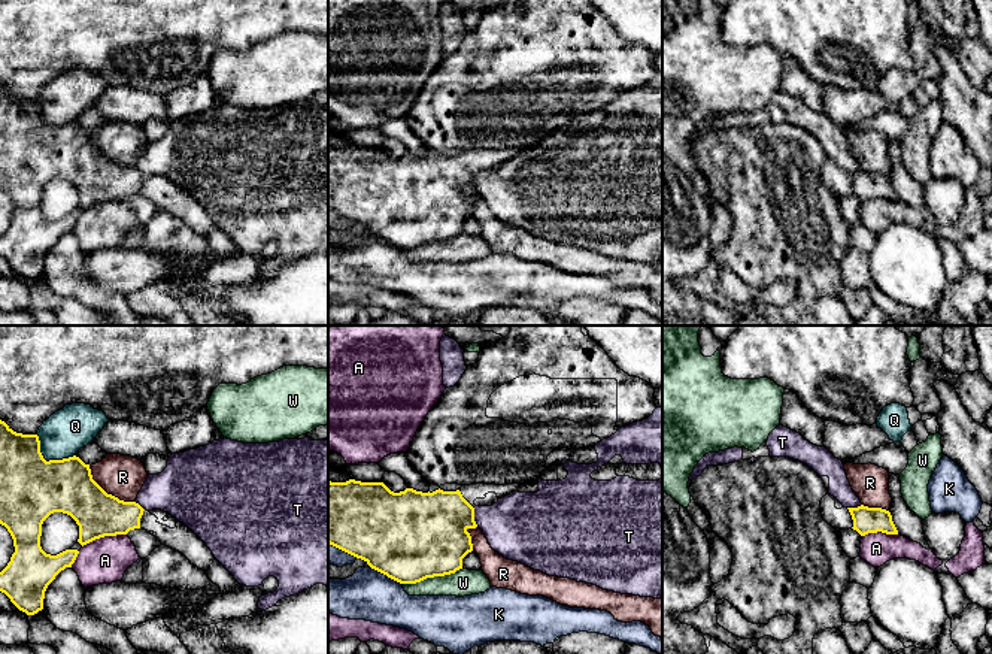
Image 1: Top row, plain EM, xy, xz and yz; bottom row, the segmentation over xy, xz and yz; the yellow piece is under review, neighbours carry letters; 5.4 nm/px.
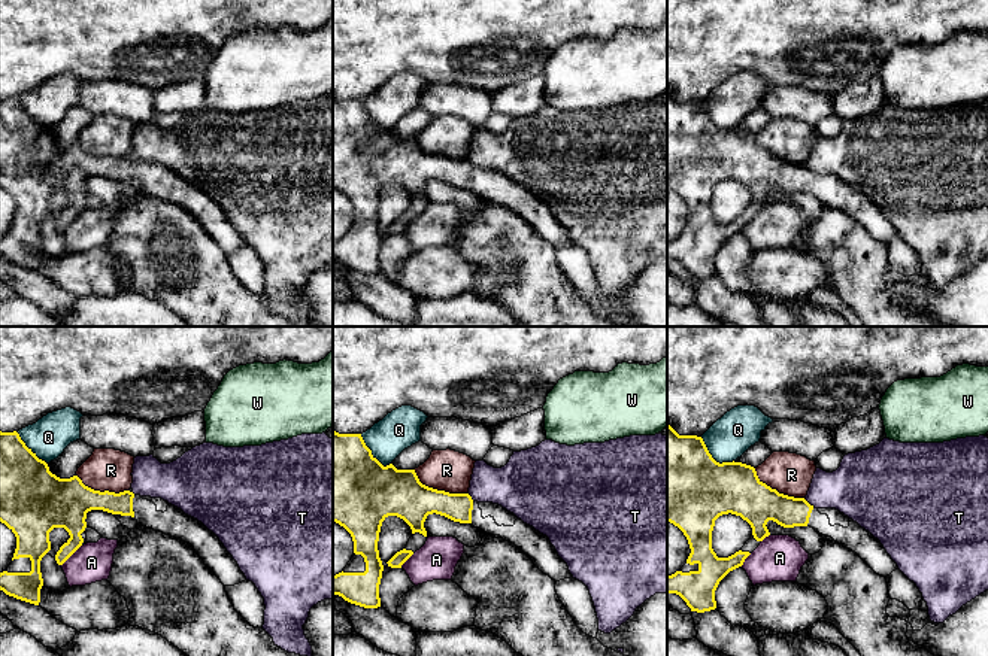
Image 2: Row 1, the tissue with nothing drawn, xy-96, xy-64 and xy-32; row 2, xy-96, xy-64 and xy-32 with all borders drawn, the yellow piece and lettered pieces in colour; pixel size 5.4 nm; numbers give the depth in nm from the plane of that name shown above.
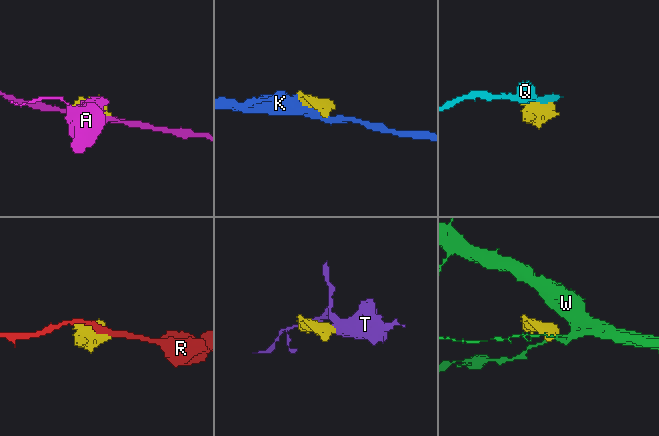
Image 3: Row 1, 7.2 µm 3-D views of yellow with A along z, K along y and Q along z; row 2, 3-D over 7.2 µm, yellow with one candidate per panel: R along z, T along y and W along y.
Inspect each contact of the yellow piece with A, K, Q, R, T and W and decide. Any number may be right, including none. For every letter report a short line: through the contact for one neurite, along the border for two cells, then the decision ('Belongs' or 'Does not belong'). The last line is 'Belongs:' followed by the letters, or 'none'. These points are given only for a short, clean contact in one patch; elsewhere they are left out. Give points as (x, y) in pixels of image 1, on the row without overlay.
A: Does not belong
K: Does not belong
Q: Does not belong
R: Does not belong
T: Line: xz (473, 173), (473, 185), (478, 191). Does not belong
W: Does not belong
Belongs: none

